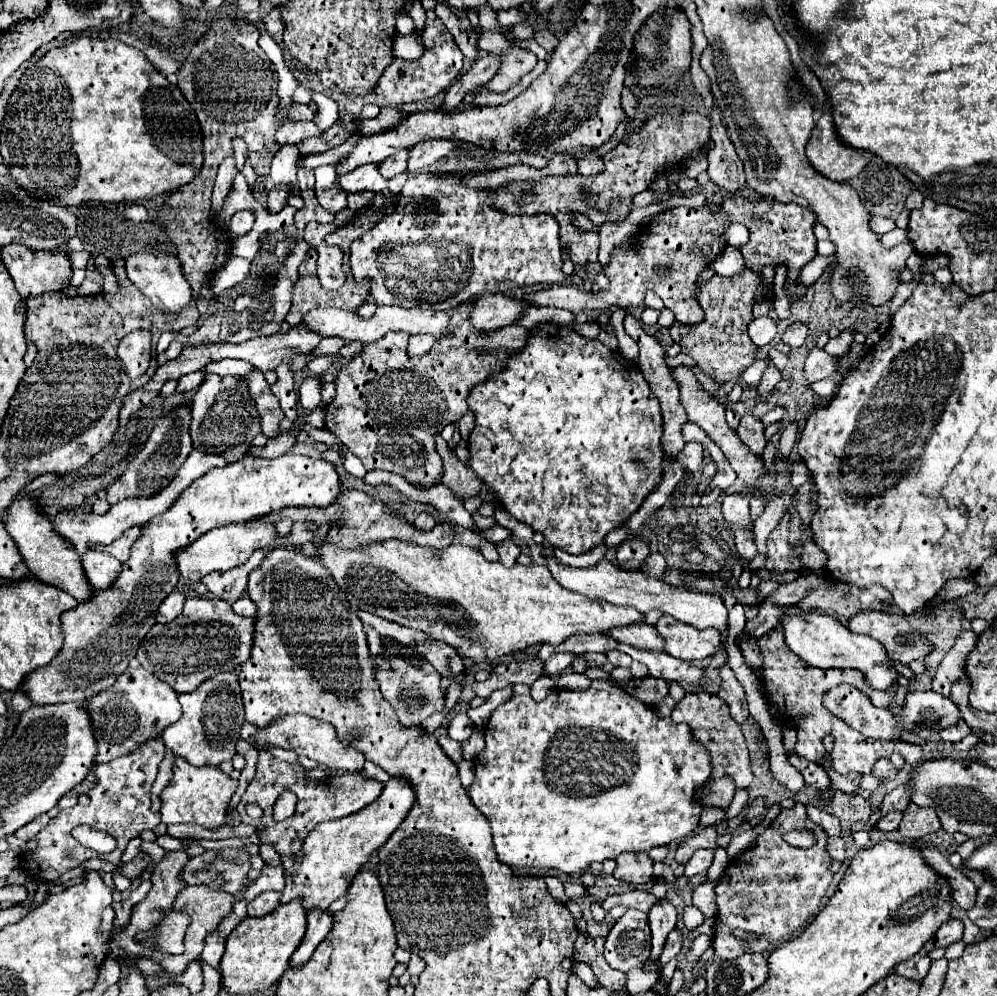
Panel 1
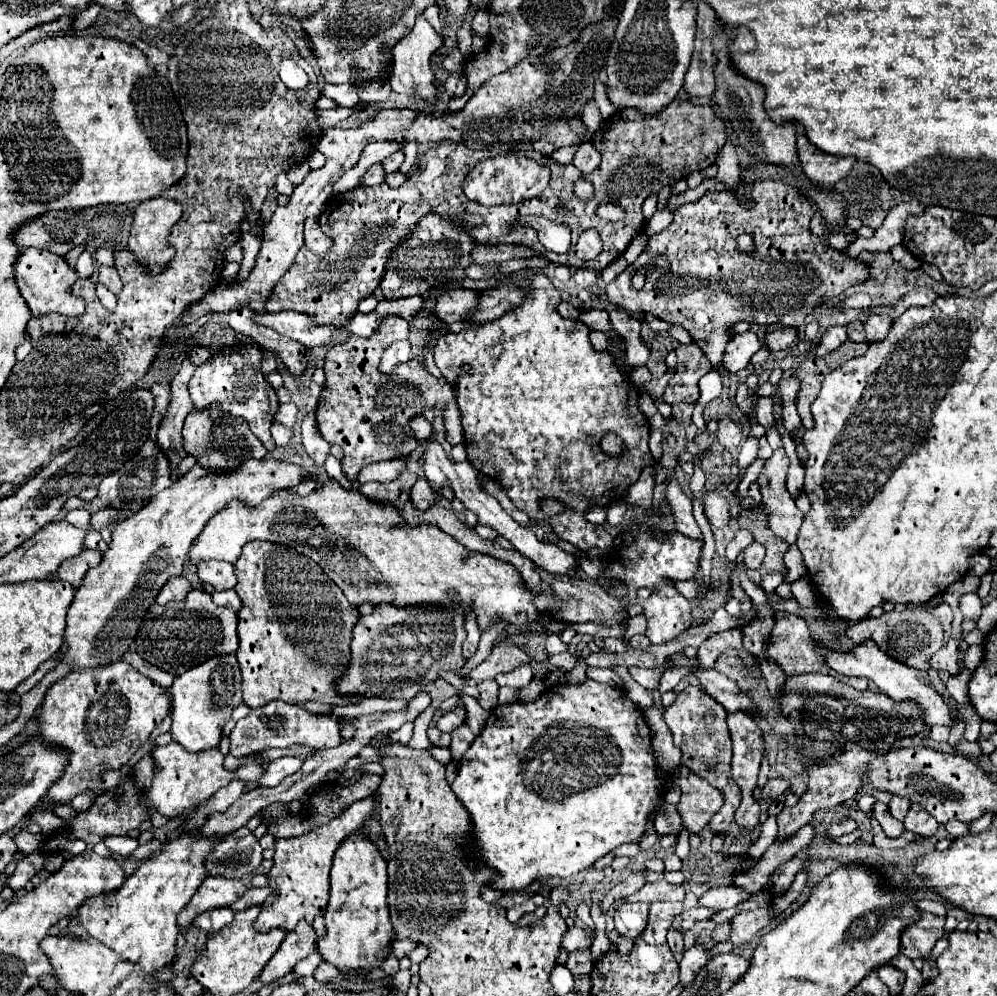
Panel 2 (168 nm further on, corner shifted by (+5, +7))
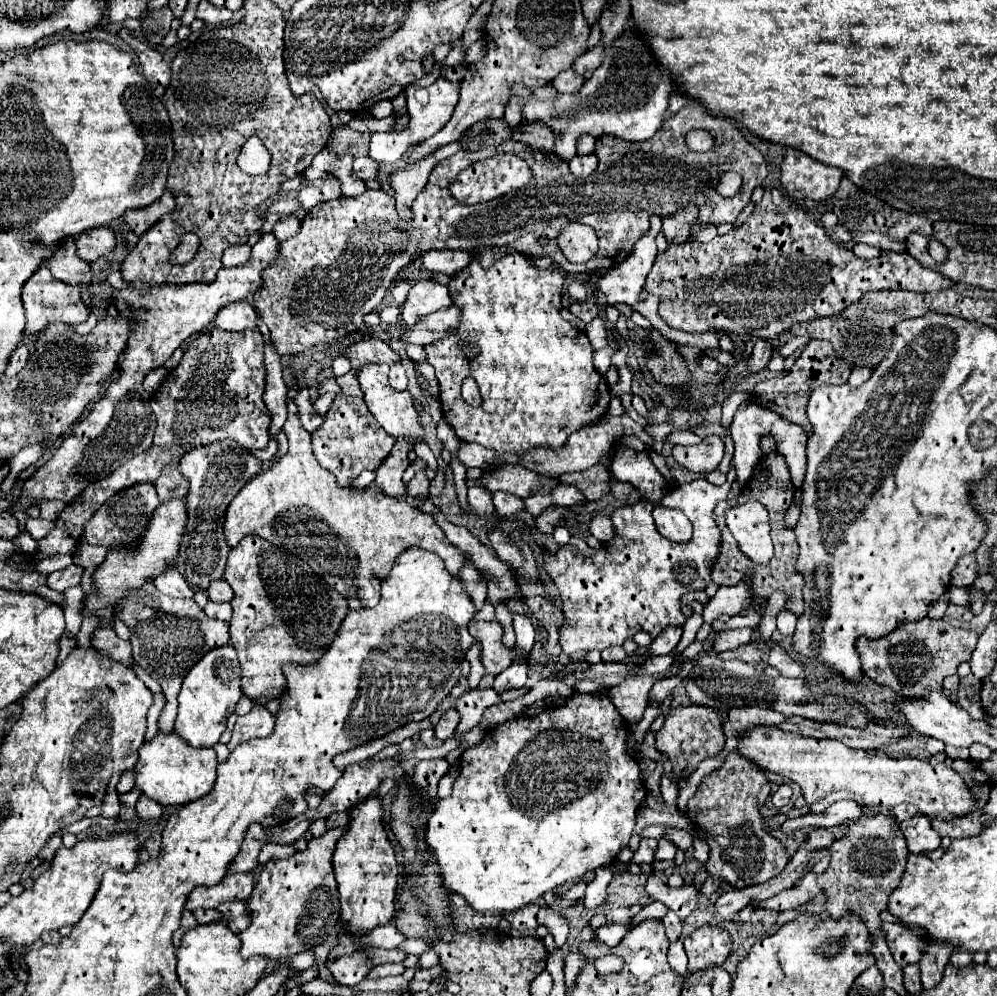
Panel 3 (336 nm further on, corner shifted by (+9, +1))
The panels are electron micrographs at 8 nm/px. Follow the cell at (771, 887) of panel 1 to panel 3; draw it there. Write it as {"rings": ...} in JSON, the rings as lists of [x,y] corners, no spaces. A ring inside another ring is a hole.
{"rings":[[[754,727],[750,729],[744,739],[738,743],[738,753],[742,753],[744,757],[752,759],[758,767],[766,769],[766,771],[774,771],[778,775],[788,777],[790,781],[798,783],[802,789],[802,797],[806,799],[806,805],[810,809],[810,813],[822,813],[824,809],[828,809],[832,803],[840,801],[840,799],[852,799],[858,805],[866,805],[870,809],[892,809],[900,803],[910,803],[916,805],[928,819],[940,819],[940,821],[952,821],[958,817],[966,817],[968,813],[976,811],[978,801],[974,799],[974,793],[970,791],[970,787],[964,783],[962,777],[958,777],[958,773],[946,765],[932,765],[926,759],[914,759],[914,757],[900,757],[900,759],[892,759],[888,755],[884,755],[882,751],[874,751],[874,749],[850,749],[840,741],[834,739],[806,739],[800,733],[786,733],[780,731],[776,727]]]}

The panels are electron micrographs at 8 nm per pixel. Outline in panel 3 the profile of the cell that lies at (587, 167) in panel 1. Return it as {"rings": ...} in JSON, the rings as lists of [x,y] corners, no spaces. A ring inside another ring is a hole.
{"rings":[[[594,153],[592,155],[576,155],[568,165],[570,165],[570,173],[574,177],[588,177],[594,173],[598,159]]]}

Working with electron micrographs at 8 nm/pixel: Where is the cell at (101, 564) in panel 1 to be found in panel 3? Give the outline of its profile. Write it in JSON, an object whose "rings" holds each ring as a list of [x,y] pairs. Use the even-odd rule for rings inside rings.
{"rings":[[[70,565],[62,571],[56,571],[56,573],[50,573],[48,579],[46,579],[46,585],[54,591],[64,591],[68,587],[74,587],[74,585],[80,585],[82,583],[82,573],[84,573],[84,567],[80,565]]]}

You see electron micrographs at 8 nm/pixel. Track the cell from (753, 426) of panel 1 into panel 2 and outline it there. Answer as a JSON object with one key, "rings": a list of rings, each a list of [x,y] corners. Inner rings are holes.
{"rings":[[[728,417],[720,419],[720,425],[718,425],[716,435],[718,435],[718,443],[720,443],[724,449],[728,449],[728,451],[738,449],[740,441],[742,441],[742,437],[744,437],[744,435],[742,435],[742,427],[740,427],[738,423],[730,421]]]}

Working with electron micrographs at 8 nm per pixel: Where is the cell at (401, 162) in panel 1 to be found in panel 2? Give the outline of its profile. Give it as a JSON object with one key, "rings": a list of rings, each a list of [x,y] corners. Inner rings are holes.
{"rings":[[[374,165],[370,171],[366,171],[366,177],[362,179],[362,185],[378,185],[378,183],[384,183],[384,169],[382,165]]]}

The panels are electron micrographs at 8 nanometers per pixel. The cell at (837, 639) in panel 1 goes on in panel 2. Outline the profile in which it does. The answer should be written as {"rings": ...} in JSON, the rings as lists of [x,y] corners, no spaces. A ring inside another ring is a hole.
{"rings":[[[872,641],[858,645],[854,651],[830,651],[826,647],[820,647],[820,653],[826,657],[826,663],[842,673],[842,675],[854,675],[854,677],[866,677],[870,681],[874,681],[880,691],[884,691],[892,701],[914,701],[920,711],[922,711],[922,719],[926,725],[946,725],[952,727],[954,721],[960,719],[958,711],[950,711],[950,705],[944,701],[944,697],[934,691],[934,687],[930,685],[930,677],[926,671],[918,671],[912,667],[906,667],[894,659],[890,659],[888,655],[882,655],[882,651],[878,647],[874,647]]]}

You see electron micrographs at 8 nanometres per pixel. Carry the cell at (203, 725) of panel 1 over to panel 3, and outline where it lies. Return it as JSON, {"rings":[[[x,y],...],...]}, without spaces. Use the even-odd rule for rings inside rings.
{"rings":[[[232,645],[212,649],[190,669],[182,681],[178,693],[178,717],[174,721],[174,733],[182,737],[190,747],[212,747],[218,743],[226,729],[228,713],[234,713],[234,705],[242,697],[240,691],[240,665]]]}

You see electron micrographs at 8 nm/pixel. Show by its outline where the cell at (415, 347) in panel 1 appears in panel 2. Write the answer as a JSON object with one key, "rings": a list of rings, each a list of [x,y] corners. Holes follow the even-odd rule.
{"rings":[[[396,341],[384,351],[382,361],[380,361],[380,371],[392,373],[398,365],[408,363],[408,361],[410,361],[410,343],[408,341]]]}

